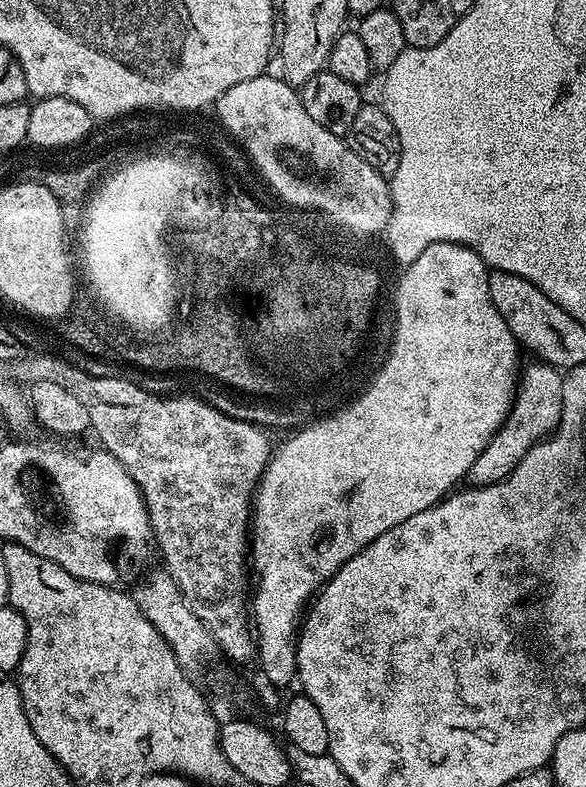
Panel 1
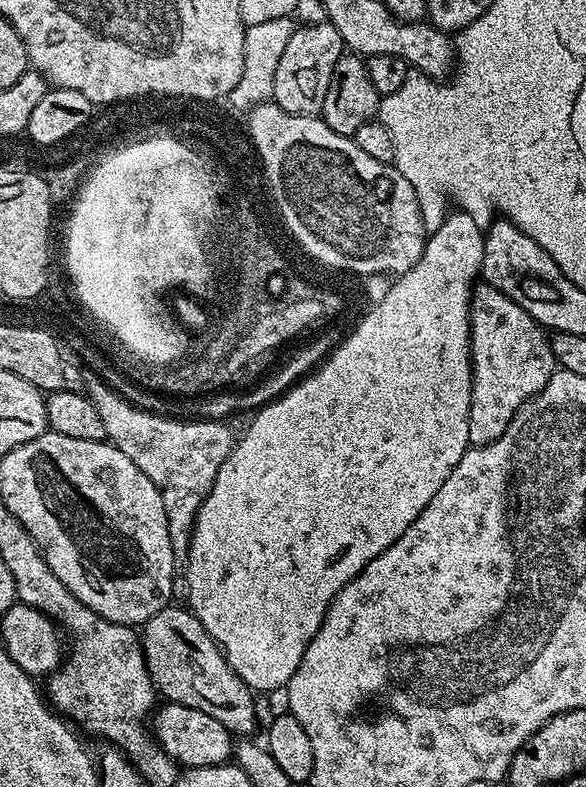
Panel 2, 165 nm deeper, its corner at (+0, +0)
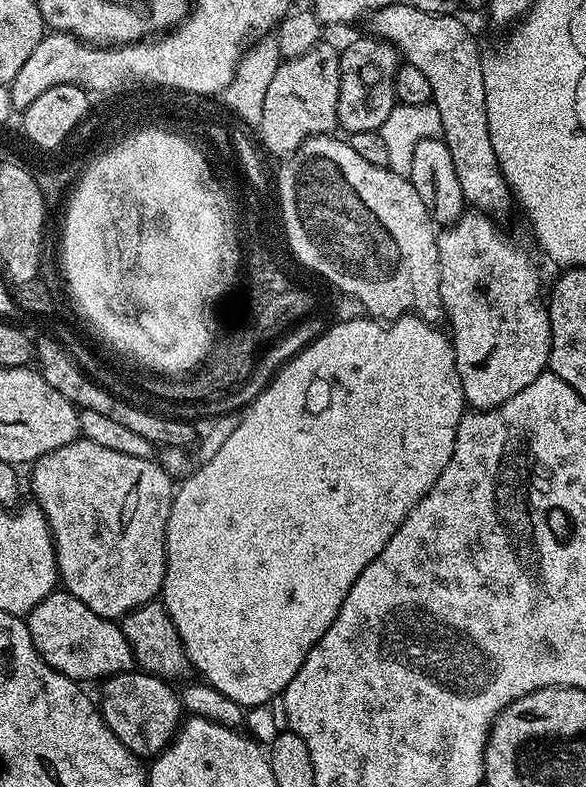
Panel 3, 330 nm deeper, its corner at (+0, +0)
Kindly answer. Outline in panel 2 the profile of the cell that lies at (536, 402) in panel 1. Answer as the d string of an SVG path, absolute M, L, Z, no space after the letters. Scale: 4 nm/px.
M480 282L473 287L468 307L472 342L472 405L469 445L490 444L502 438L510 422L546 382L558 365L549 333L518 302L494 286Z

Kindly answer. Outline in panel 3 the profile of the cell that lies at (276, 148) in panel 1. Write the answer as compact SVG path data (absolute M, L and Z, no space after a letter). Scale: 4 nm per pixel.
M329 134L306 138L298 145L296 151L281 163L284 165L281 166L280 173L274 176L274 189L276 195L279 197L281 218L284 221L285 228L292 232L294 250L300 252L300 260L308 260L308 265L312 268L320 268L320 271L324 271L324 277L329 277L333 280L333 289L358 298L369 317L381 322L391 322L398 319L399 316L415 314L421 320L436 322L439 316L441 319L442 305L440 303L438 246L436 245L438 232L434 227L432 215L426 210L426 206L422 206L422 198L418 198L418 190L414 190L412 181L408 177L394 174L388 168L370 166L370 162L366 162L366 158L360 157L354 151L354 146L348 144L347 139L341 138L339 140L338 137L339 135Z

